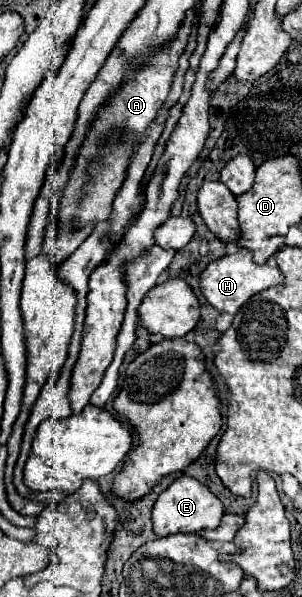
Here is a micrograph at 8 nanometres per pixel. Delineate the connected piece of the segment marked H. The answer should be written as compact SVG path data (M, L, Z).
M239 247L235 253L225 255L213 263L201 273L201 289L207 301L217 307L221 313L237 313L237 309L249 301L255 293L261 293L265 289L271 289L279 283L285 283L285 275L281 275L281 269L277 265L257 265L253 261L253 251L247 247Z

